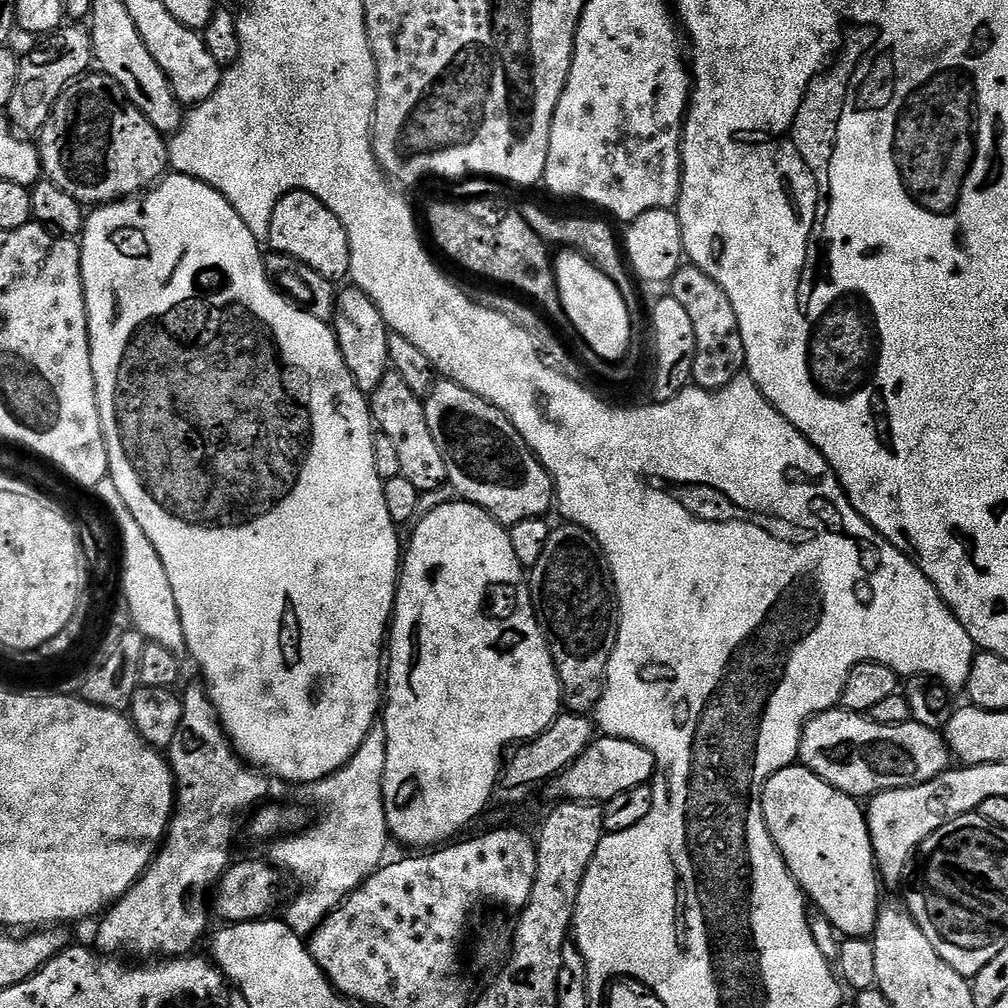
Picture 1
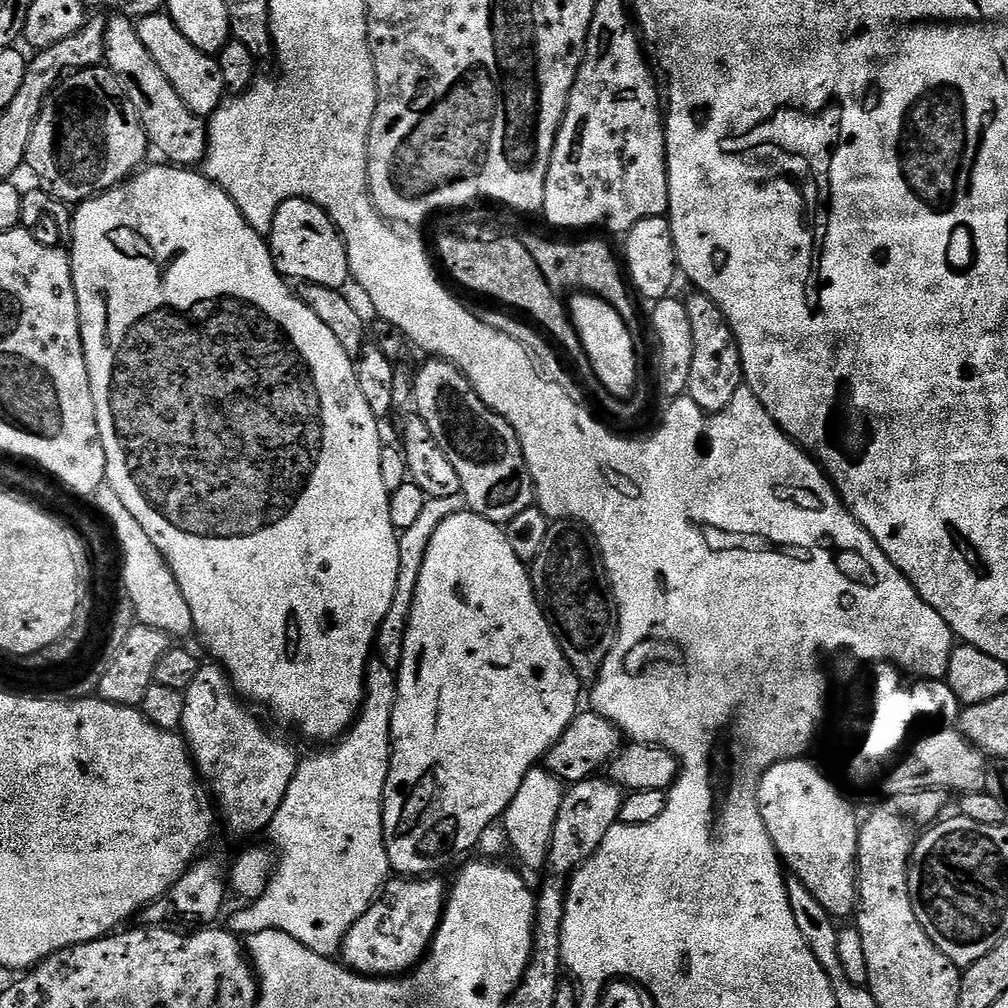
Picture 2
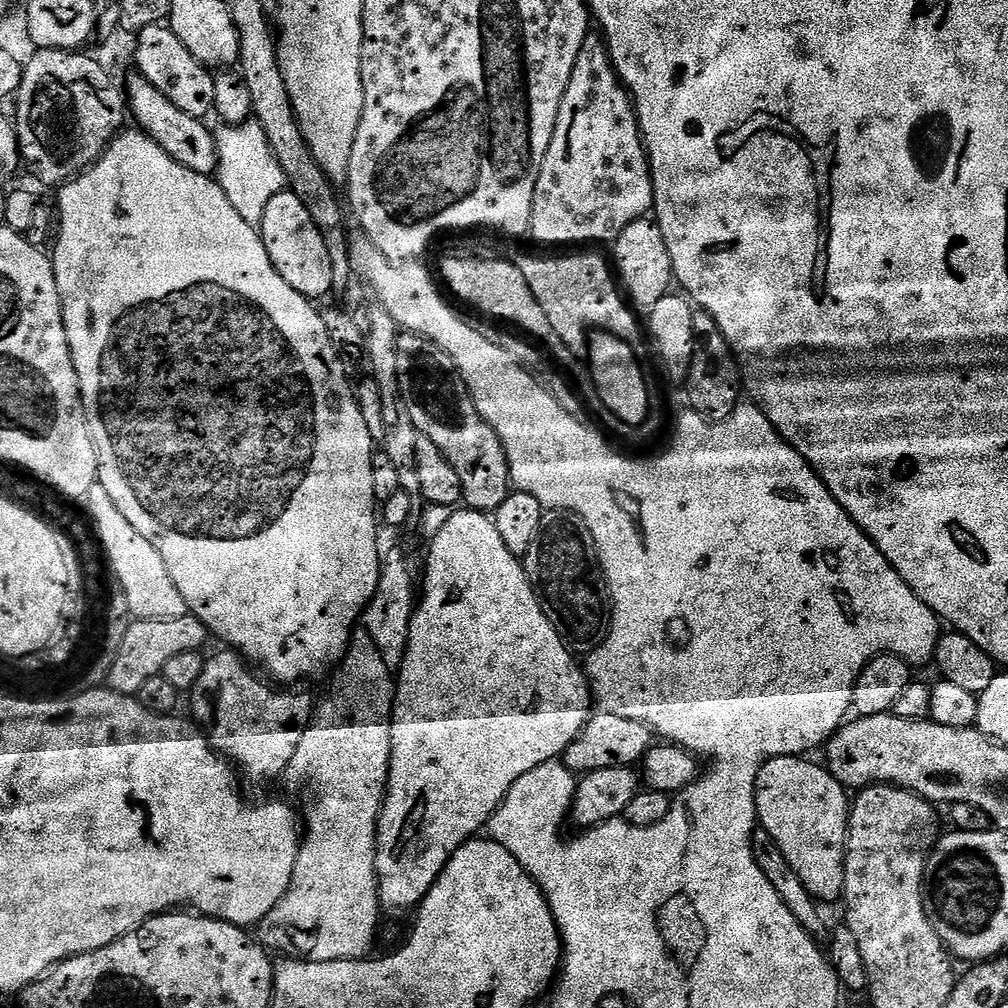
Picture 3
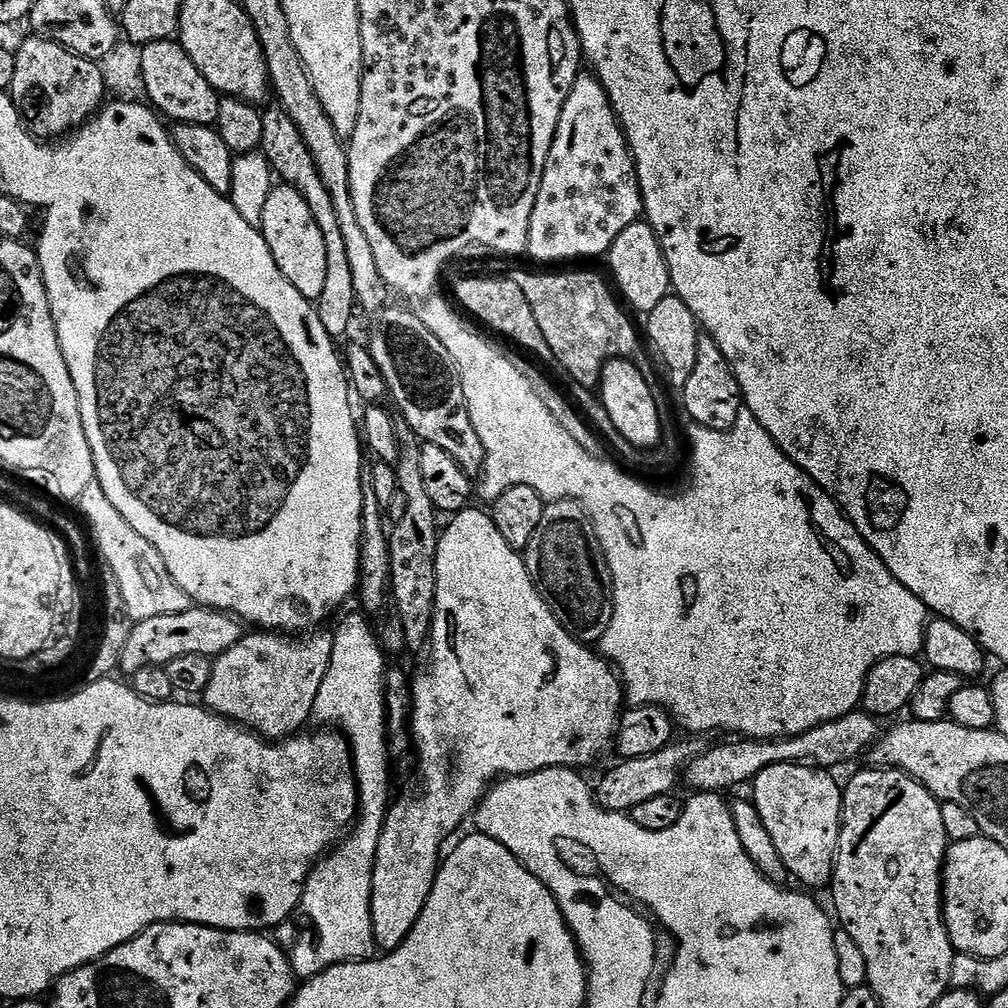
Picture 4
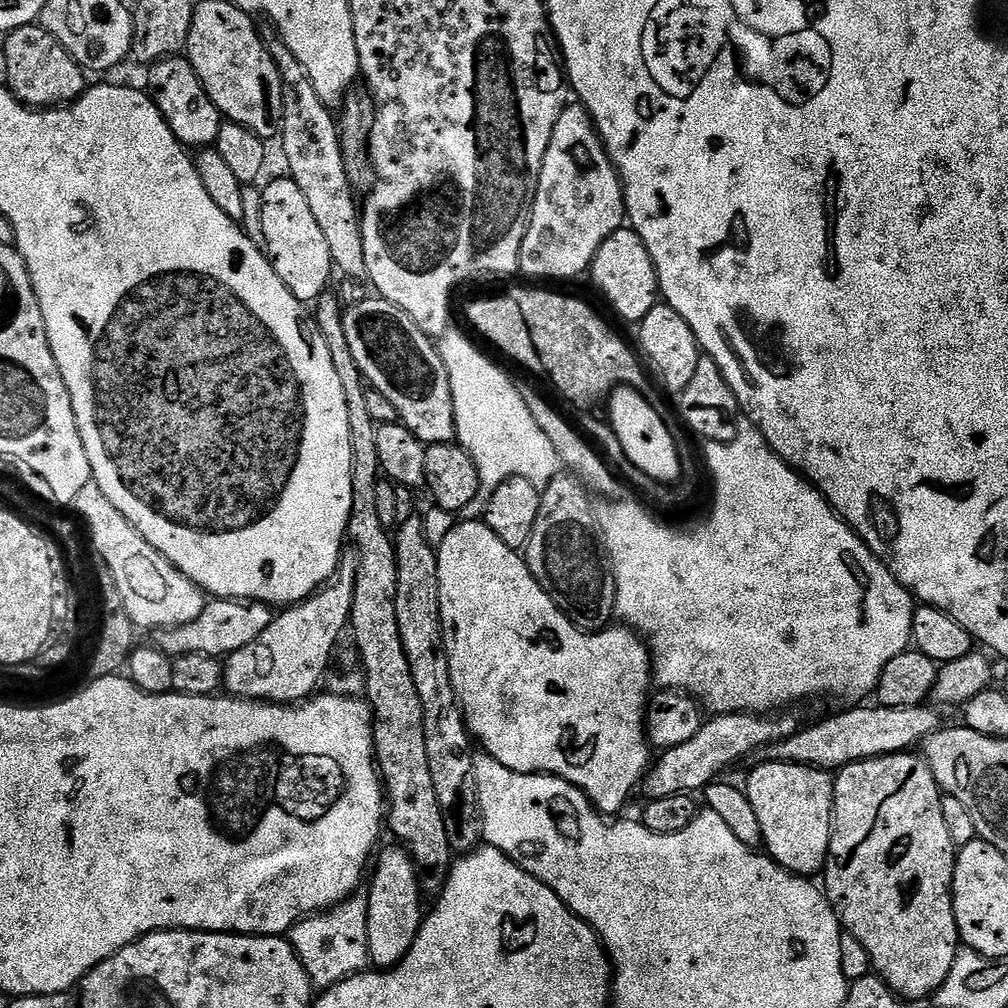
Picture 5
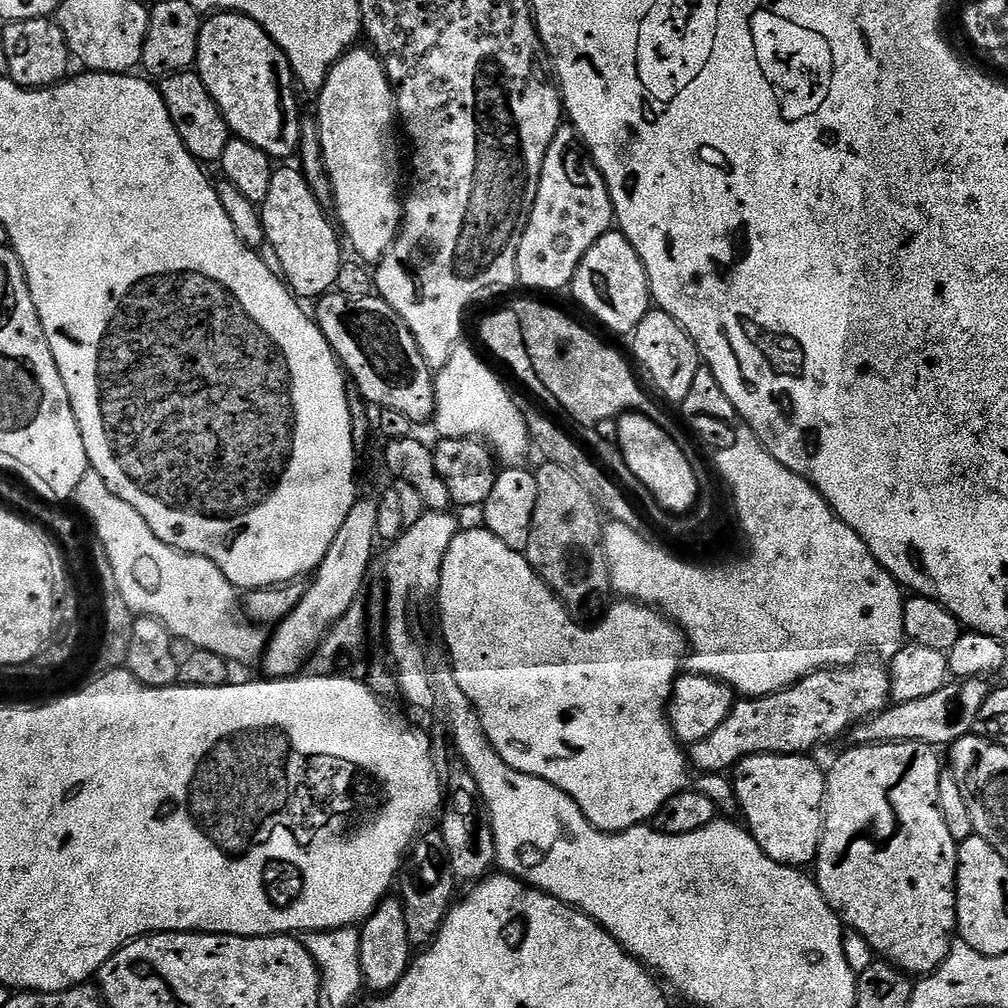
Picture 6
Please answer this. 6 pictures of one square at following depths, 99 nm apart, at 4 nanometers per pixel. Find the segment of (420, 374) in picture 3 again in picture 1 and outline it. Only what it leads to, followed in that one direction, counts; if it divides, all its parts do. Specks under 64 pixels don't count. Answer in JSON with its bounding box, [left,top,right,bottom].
[424,379,554,526]

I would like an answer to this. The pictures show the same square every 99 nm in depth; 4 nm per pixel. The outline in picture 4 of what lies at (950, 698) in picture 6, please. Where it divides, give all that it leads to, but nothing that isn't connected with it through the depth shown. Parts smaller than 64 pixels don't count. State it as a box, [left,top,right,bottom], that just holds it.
[682,710,882,794]

